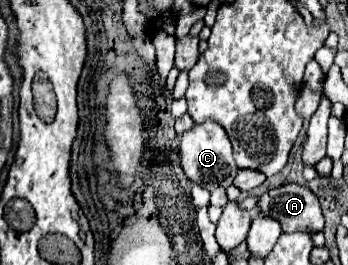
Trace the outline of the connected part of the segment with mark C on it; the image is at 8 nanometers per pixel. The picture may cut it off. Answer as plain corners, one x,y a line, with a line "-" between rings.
208,120
208,124
196,124
192,130
180,136
180,164
184,168
184,174
188,180
200,186
222,186
228,188
238,172
234,156
232,156
232,146
230,140
216,122

